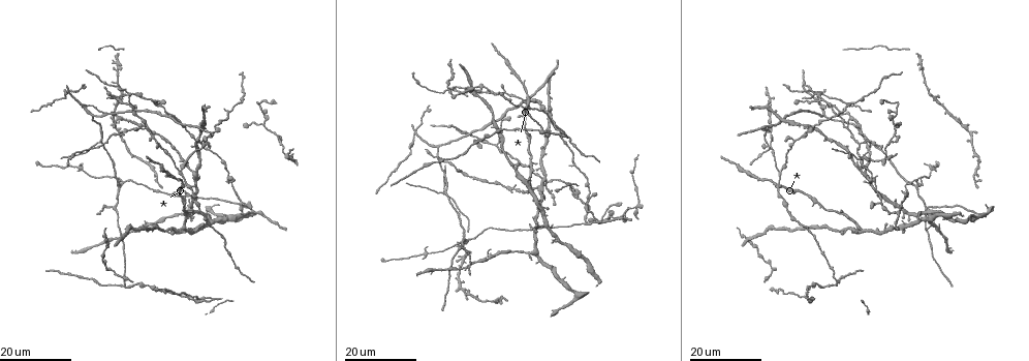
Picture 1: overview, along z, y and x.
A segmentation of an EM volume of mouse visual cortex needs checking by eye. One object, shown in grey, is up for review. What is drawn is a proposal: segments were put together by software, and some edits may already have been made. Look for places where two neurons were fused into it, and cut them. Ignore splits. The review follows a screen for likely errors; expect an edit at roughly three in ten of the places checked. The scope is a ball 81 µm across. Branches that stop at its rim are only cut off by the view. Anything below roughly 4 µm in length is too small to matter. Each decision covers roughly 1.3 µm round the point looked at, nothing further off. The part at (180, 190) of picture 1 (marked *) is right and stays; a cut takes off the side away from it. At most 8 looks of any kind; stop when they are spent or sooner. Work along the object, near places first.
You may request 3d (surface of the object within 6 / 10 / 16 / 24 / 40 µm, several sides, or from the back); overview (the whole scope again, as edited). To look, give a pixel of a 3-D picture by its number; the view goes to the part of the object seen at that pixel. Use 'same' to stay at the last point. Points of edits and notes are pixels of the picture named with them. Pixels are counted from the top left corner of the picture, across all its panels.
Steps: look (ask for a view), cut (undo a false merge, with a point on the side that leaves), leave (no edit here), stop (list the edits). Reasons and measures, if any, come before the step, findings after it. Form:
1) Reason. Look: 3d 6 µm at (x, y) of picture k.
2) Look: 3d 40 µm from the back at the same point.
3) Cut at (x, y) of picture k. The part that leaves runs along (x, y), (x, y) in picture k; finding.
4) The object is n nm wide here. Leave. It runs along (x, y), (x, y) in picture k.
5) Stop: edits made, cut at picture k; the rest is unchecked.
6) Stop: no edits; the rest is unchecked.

Three-way junction. Look: 3d 24 µm at (150, 99) of picture 1.

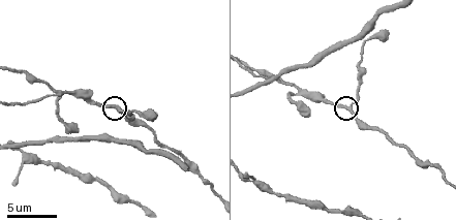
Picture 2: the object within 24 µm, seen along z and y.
Look: 3d 6 µm at (116, 107) of picture 2.

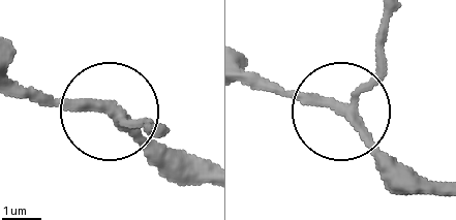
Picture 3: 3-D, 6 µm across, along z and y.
Leave. It runs along (437, 185), (408, 176), (348, 116), (385, 30) in picture 3; all the same neuron.

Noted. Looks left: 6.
A fork. Look: 3d 10 µm at (53, 92) of picture 2.

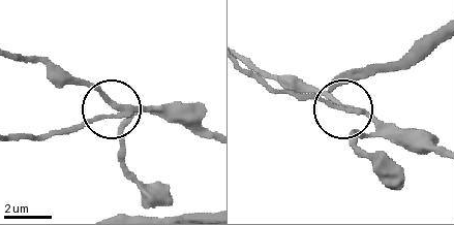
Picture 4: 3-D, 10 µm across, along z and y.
Look: 3d 10 µm from the back at (116, 111) of picture 4.

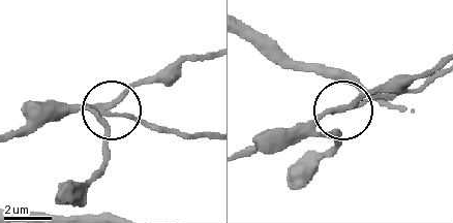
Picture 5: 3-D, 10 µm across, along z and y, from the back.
The side arm is 8 µm long; 3 arms meet here. Cut at (142, 124) of picture 5. A second neuron is stuck on.

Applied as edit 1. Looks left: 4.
Look: overview.

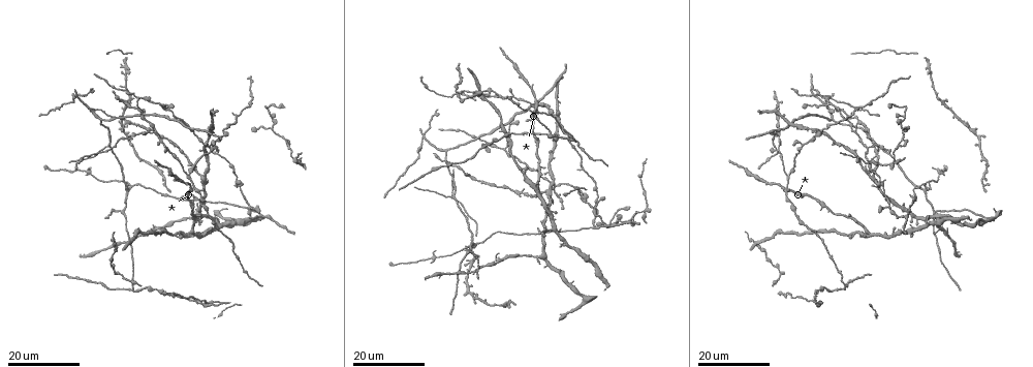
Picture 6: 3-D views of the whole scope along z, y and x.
Look: 3d 16 µm at (533, 190) of picture 6.

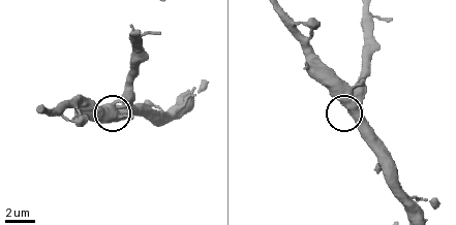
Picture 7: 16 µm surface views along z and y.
Look: 3d 6 µm at (344, 105) of picture 7.

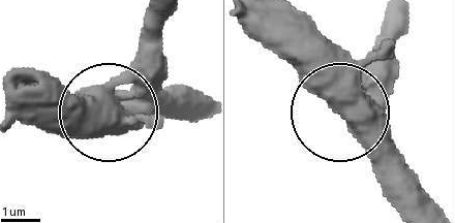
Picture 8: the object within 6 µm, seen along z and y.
Leave. All the same neuron.

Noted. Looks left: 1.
Stop: edits made, cut at picture 5; the rest is unchecked.

